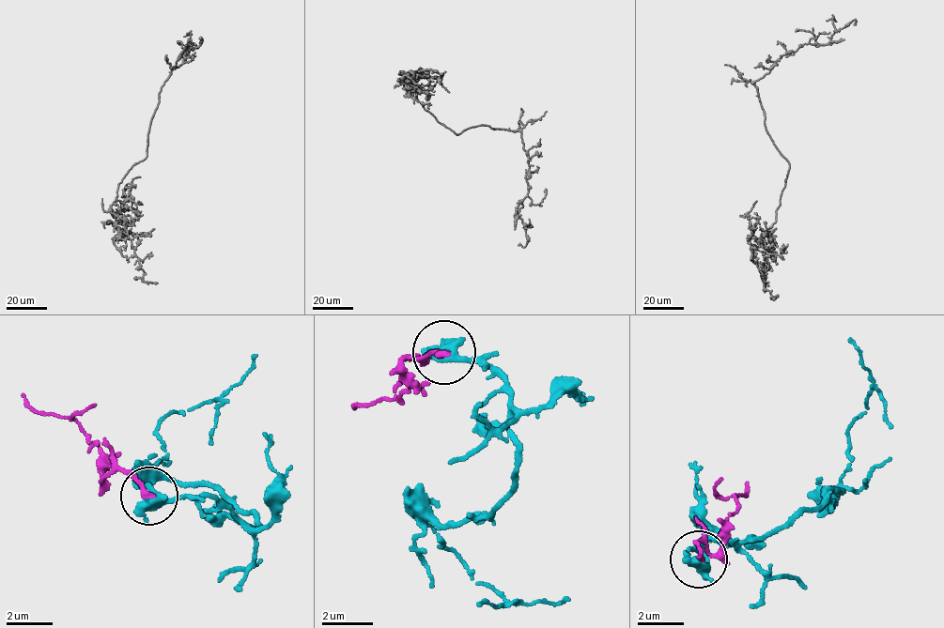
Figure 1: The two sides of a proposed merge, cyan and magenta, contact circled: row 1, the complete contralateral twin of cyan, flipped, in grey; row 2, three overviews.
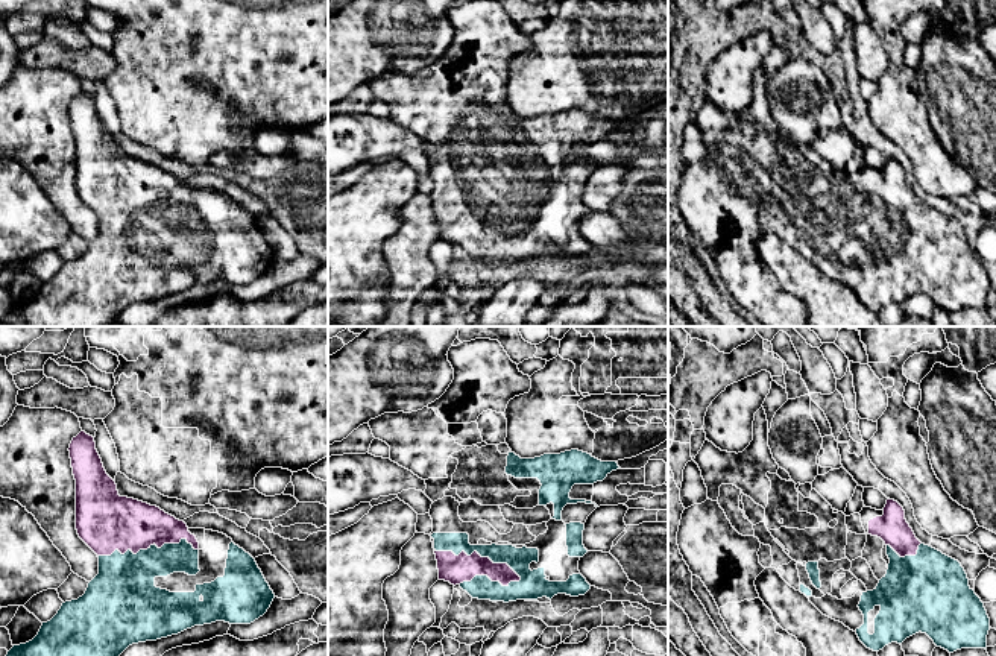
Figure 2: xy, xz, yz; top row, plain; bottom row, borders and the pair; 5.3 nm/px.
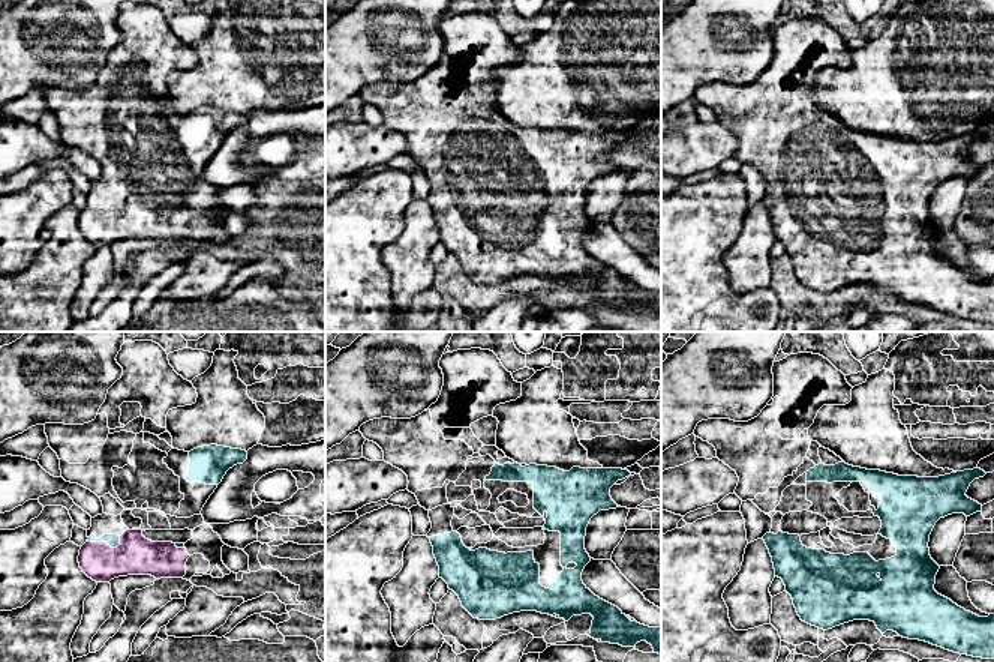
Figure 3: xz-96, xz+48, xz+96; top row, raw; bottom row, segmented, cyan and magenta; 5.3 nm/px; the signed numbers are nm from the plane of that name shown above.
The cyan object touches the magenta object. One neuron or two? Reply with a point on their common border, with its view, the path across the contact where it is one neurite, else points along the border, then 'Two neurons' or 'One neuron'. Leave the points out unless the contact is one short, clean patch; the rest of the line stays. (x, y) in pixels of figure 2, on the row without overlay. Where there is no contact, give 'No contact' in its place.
Touches cyan at xz (479, 213). One neuron

